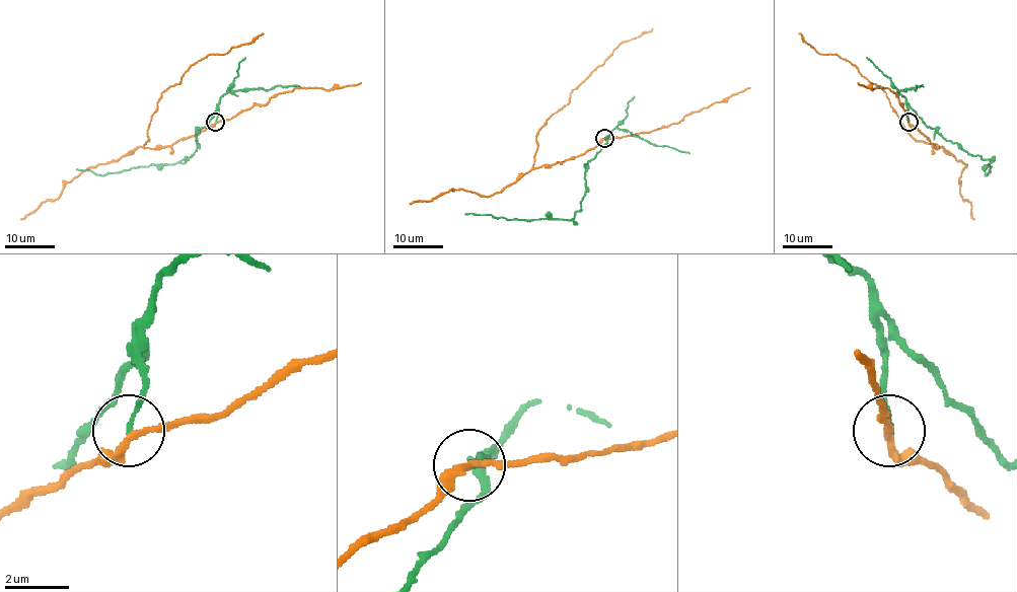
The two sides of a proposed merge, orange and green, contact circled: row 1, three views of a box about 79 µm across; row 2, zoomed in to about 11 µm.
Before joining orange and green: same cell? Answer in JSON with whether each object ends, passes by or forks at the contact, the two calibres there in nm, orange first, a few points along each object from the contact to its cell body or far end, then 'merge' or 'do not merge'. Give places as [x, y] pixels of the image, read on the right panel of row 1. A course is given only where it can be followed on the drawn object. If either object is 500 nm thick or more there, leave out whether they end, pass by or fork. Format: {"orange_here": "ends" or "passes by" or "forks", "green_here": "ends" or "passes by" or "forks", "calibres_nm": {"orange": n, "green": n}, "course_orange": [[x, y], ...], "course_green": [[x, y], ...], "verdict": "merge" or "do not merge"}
{"orange_here": "passes by", "green_here": "ends", "calibres_nm": {"orange": 200, "green": 110}, "course_orange": [[909, 122], [935, 148], [917, 140], [906, 131], [886, 94], [860, 71], [837, 54], [819, 54], [798, 33]], "course_green": [[909, 122], [910, 107], [946, 140], [957, 143], [970, 154], [991, 162], [986, 175], [984, 169]], "verdict": "do not merge"}

